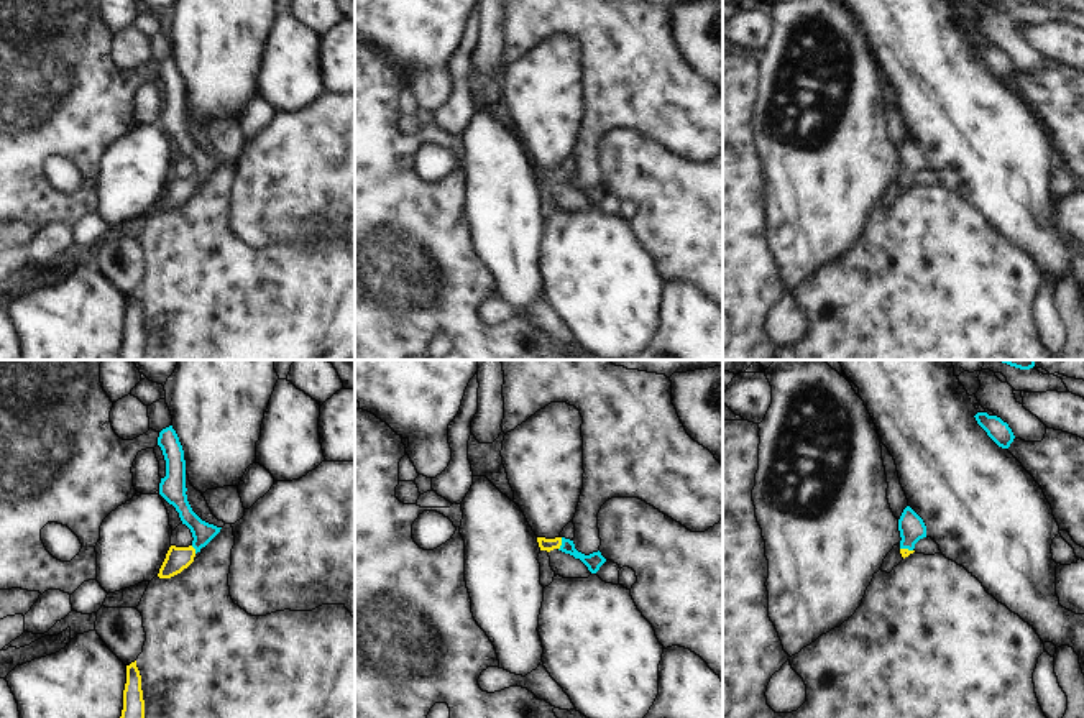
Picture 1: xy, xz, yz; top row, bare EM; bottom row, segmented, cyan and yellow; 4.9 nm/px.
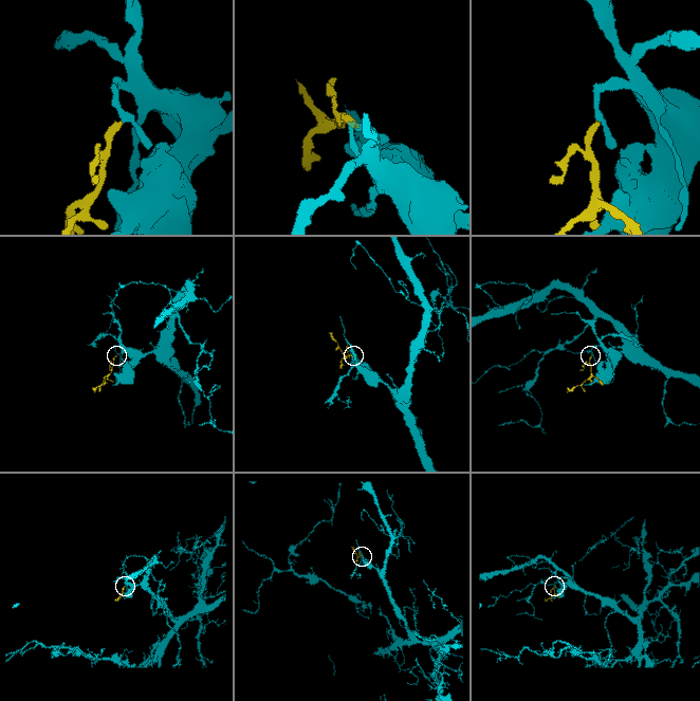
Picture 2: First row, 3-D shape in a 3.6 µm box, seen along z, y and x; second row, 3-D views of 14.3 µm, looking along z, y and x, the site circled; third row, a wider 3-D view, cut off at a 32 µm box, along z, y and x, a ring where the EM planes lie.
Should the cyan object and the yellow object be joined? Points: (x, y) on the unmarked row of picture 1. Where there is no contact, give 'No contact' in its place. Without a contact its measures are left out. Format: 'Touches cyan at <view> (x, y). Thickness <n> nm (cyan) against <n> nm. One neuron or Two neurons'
Touches cyan at xz (562, 176). Thickness 80 nm (cyan) against 60 nm. One neuron

